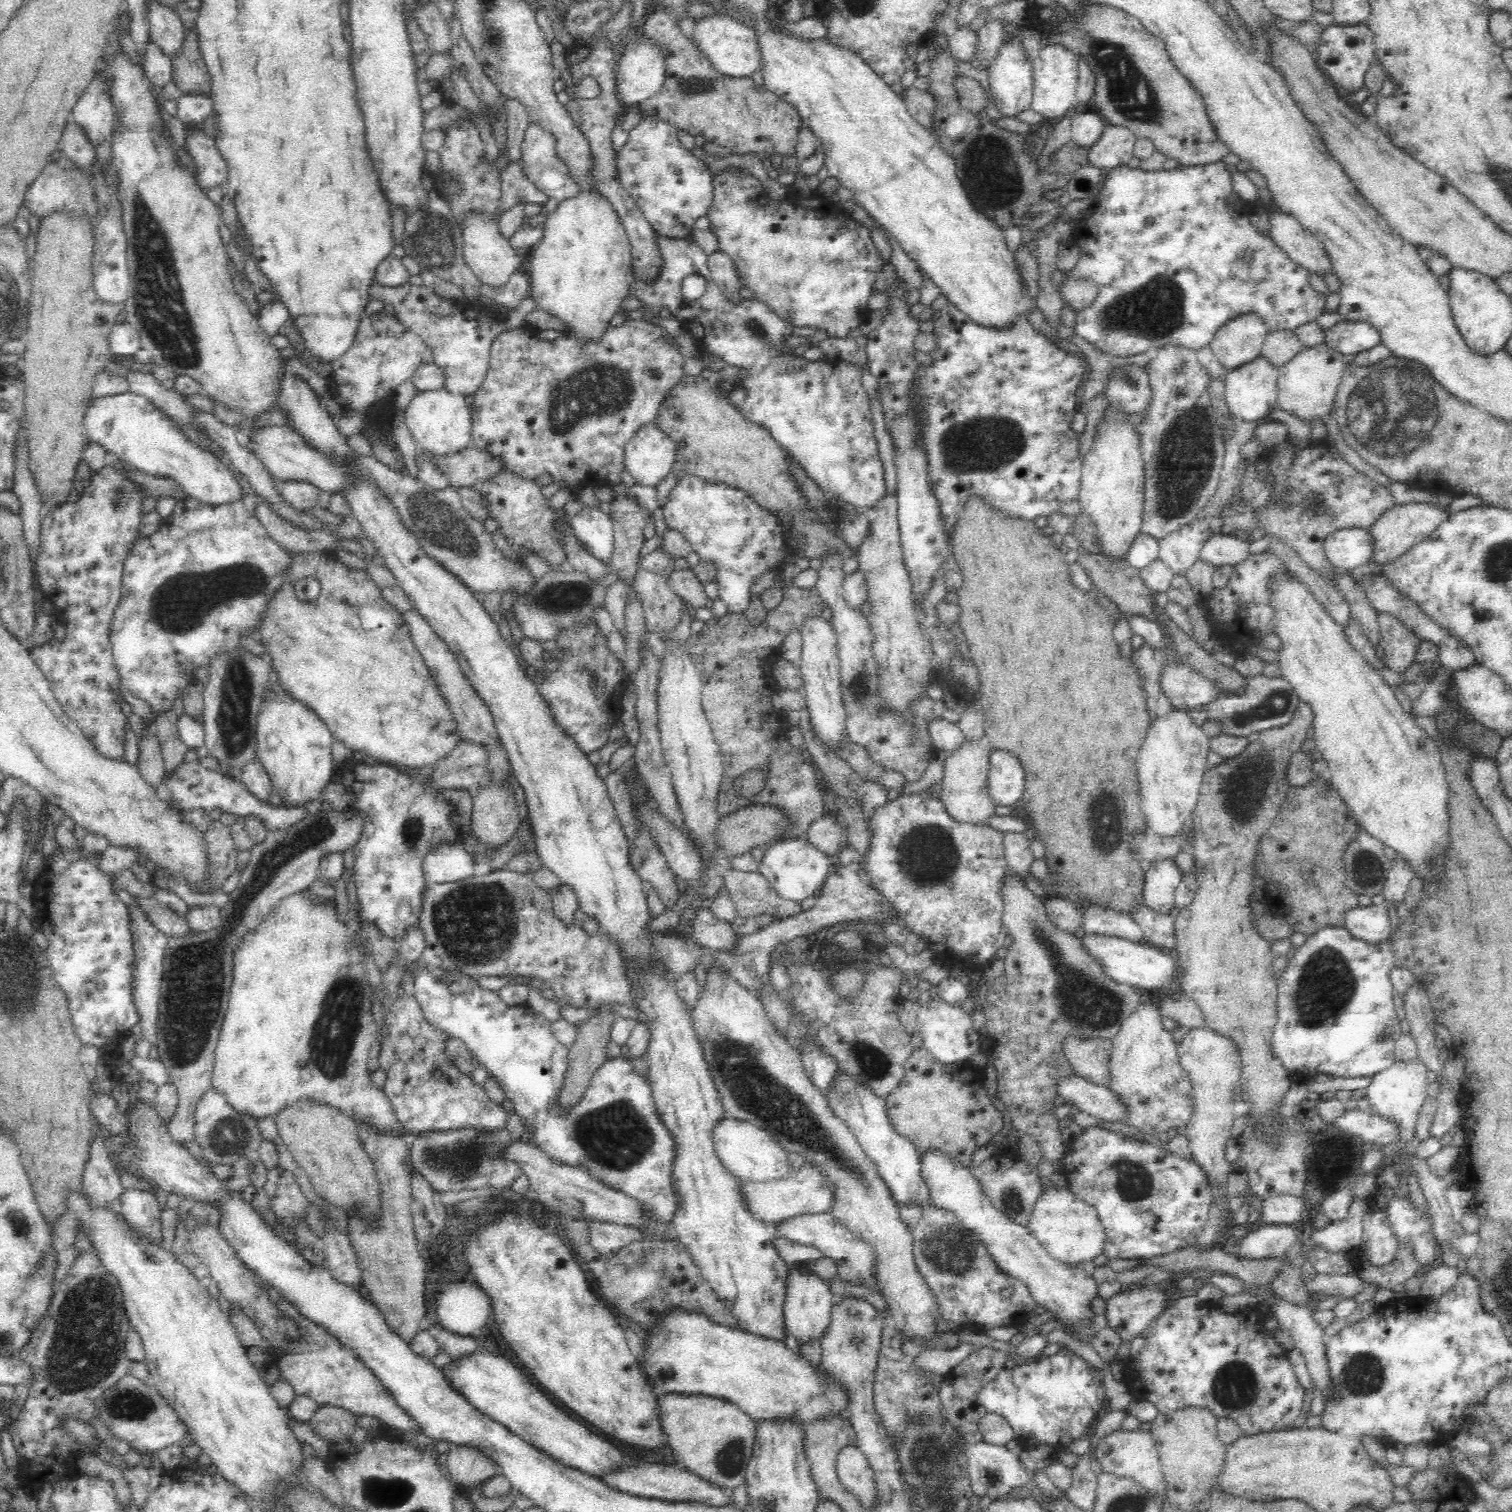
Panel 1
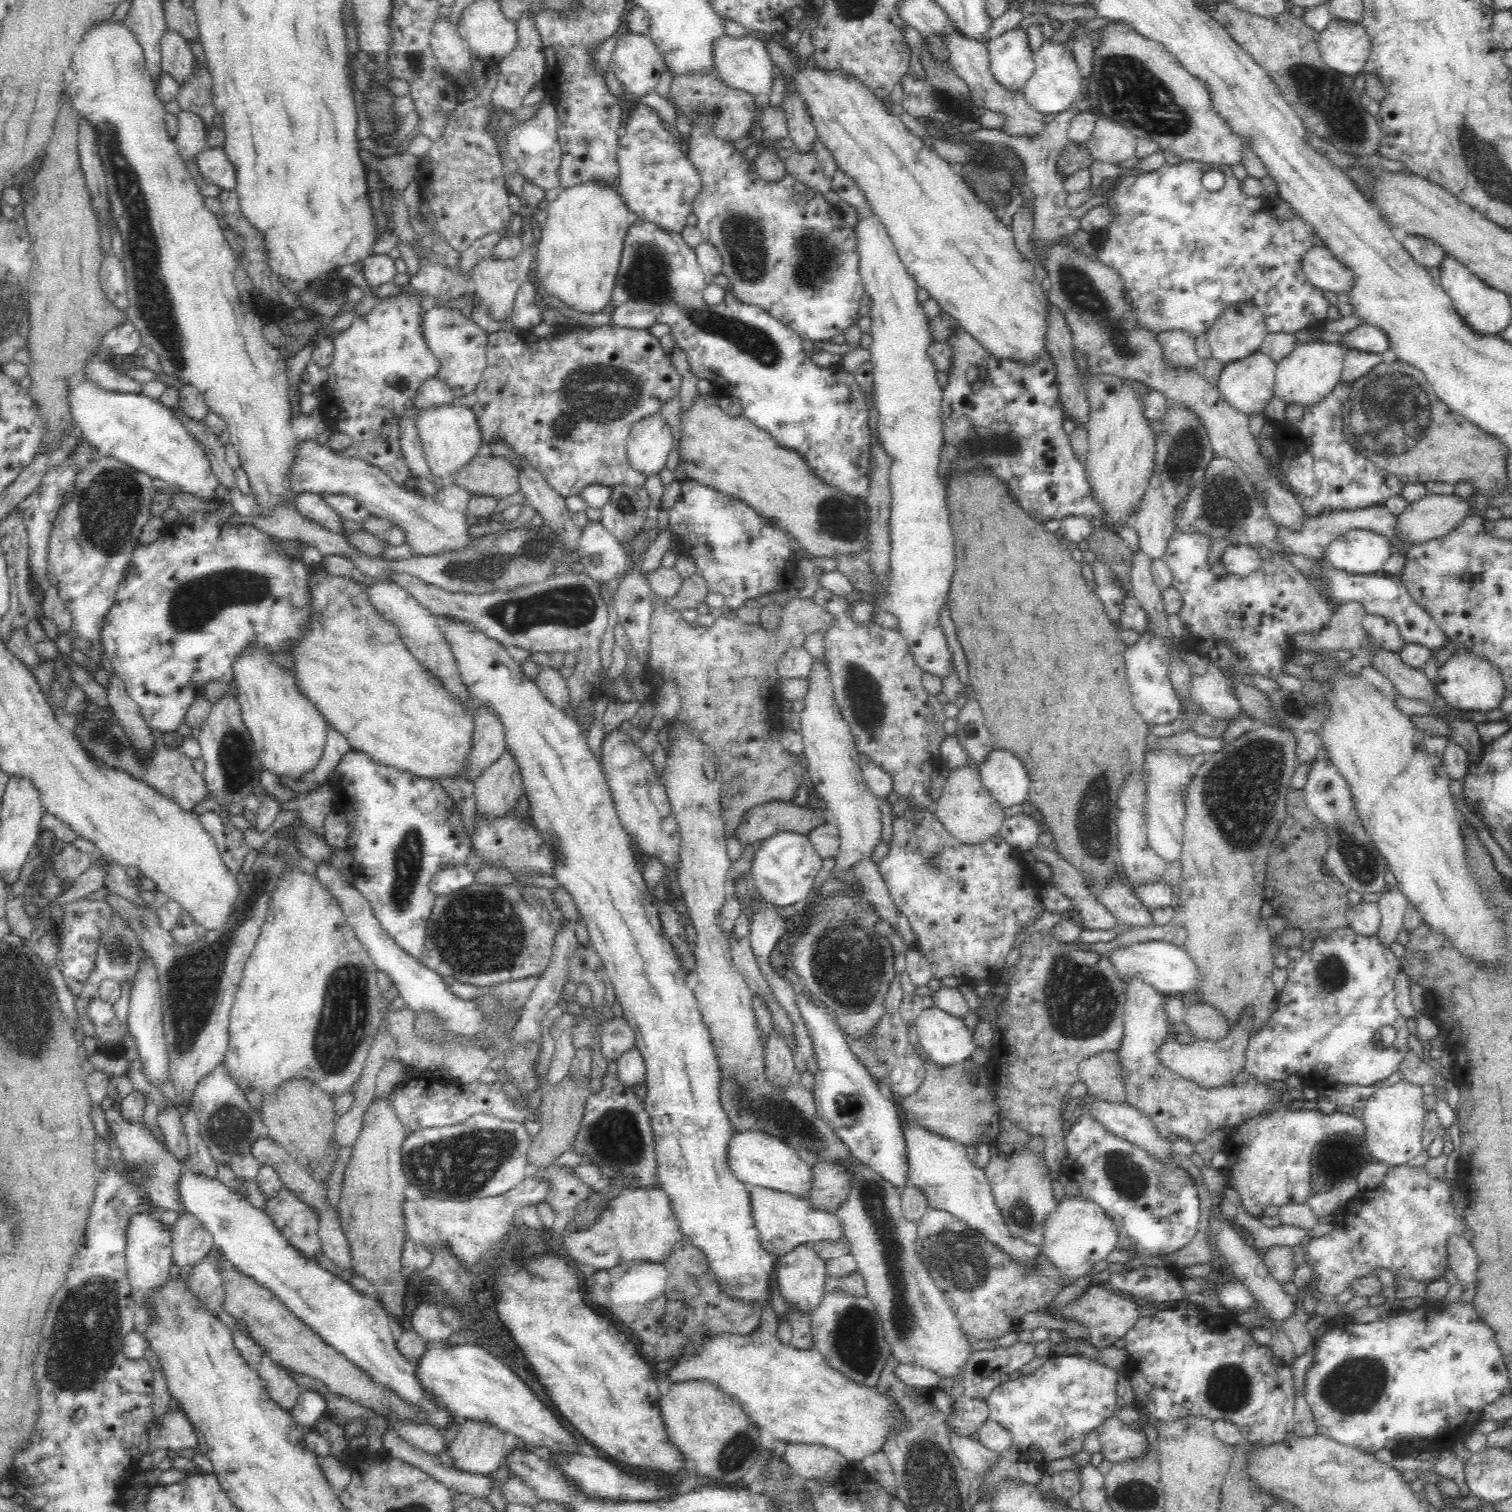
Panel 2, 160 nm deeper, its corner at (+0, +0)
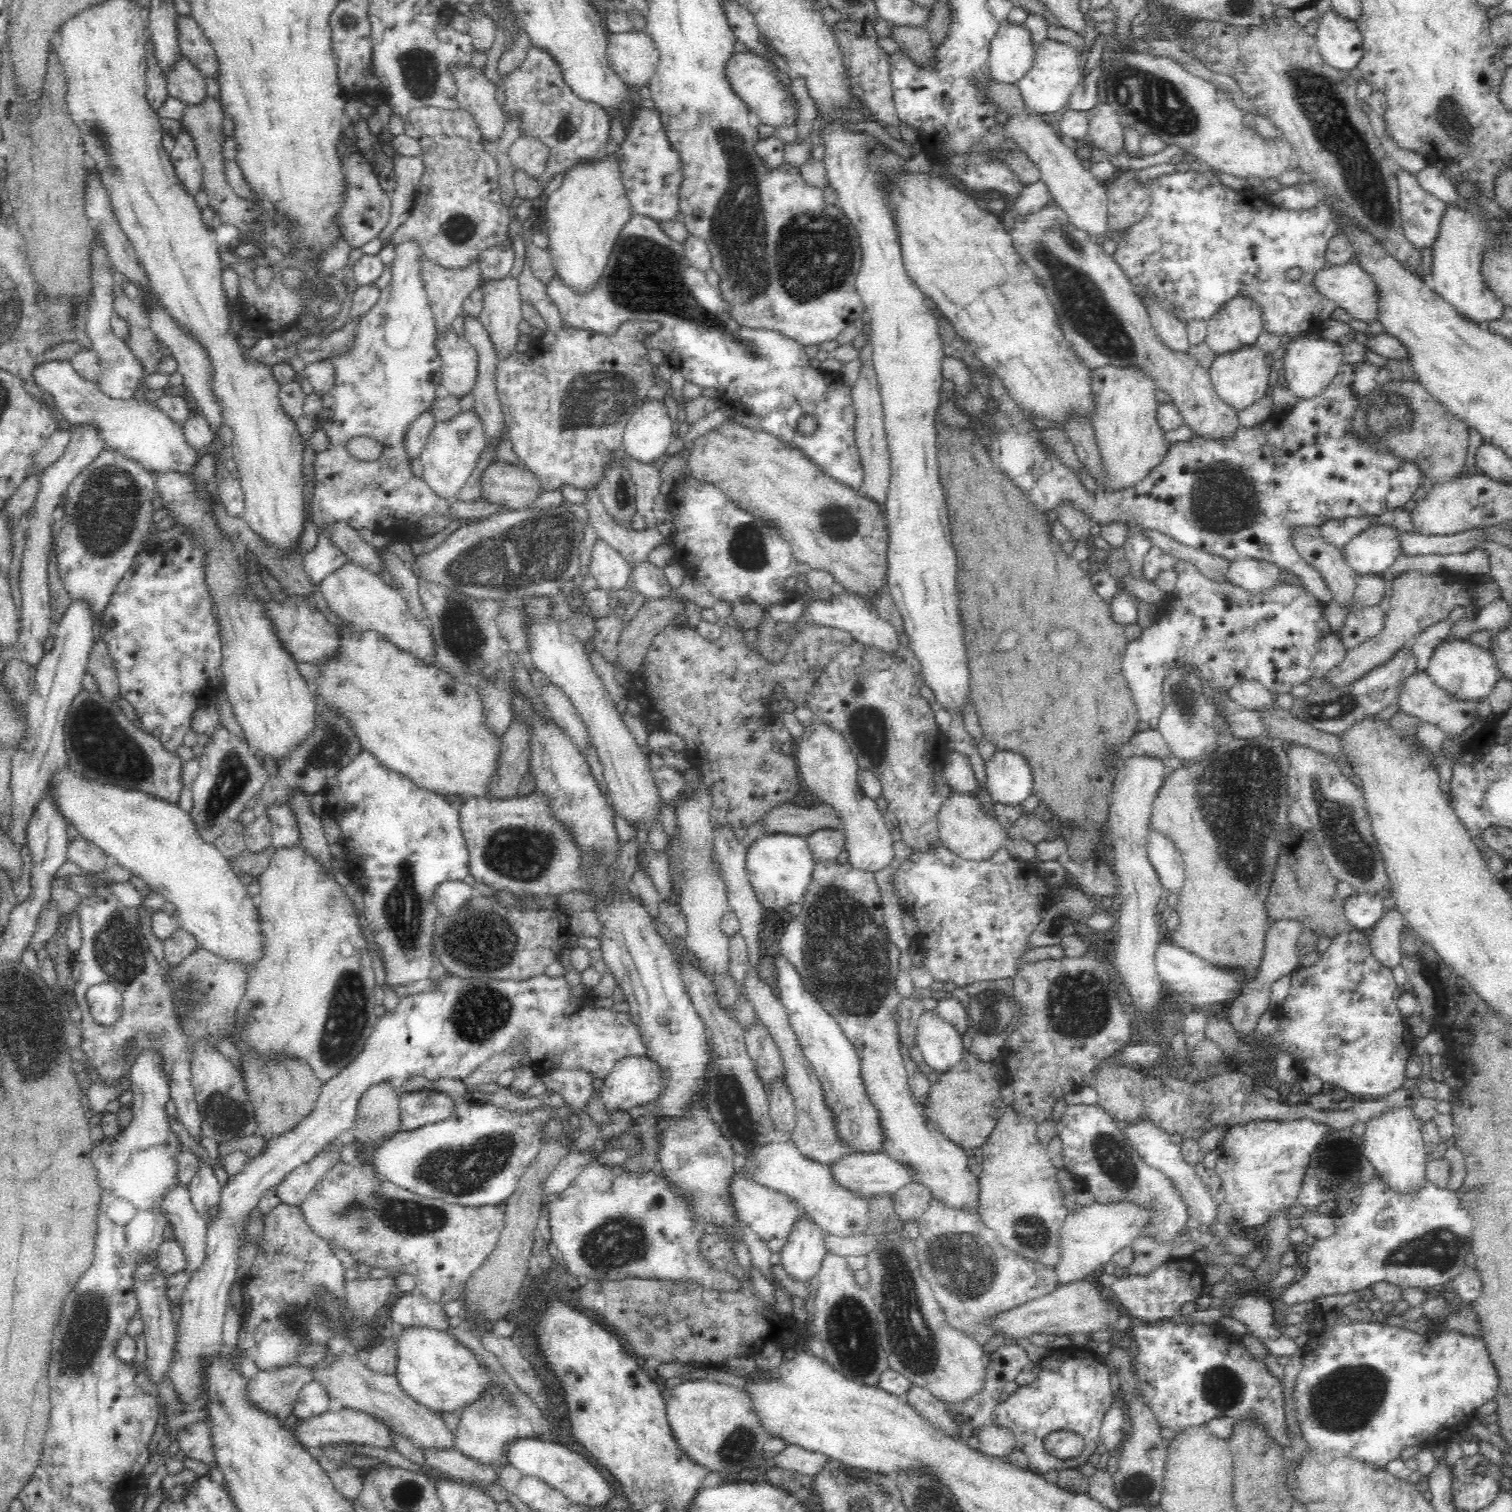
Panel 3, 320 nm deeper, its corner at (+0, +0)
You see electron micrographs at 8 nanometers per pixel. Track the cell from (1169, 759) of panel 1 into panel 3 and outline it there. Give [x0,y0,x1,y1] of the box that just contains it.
[1147,824,1185,895]

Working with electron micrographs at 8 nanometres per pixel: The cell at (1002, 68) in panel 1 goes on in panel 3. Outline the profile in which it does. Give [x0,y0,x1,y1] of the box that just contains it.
[987,21,1035,85]

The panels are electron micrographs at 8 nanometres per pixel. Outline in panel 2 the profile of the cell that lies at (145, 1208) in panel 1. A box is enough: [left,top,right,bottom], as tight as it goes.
[125,1210,172,1310]

